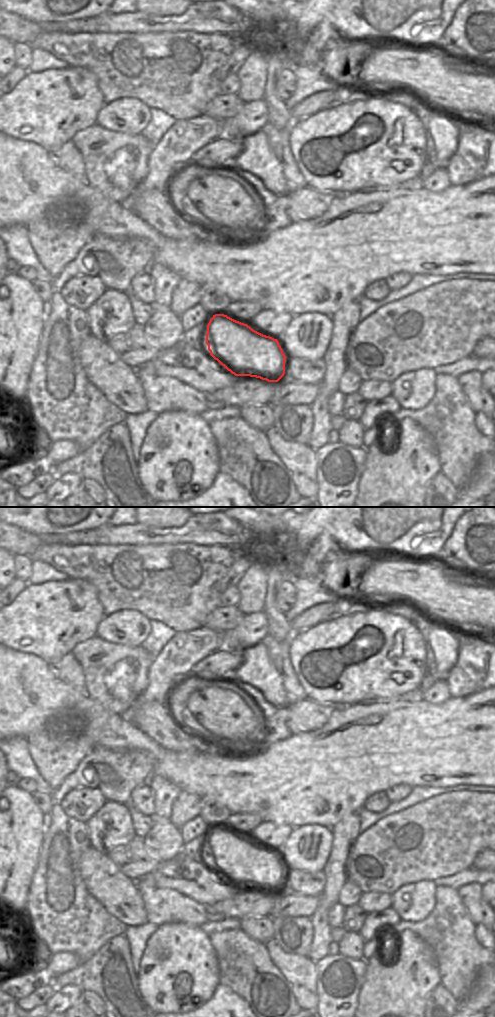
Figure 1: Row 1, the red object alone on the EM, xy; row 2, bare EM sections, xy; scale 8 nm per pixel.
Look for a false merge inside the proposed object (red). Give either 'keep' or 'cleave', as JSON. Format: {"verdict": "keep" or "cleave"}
{"verdict": "cleave"}

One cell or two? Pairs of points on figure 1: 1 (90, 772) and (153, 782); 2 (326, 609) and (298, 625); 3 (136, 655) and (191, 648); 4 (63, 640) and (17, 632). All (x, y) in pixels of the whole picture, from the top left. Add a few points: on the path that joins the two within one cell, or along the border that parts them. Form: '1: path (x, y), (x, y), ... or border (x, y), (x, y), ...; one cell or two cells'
1: border (153, 771), (147, 783); two cells
2: path (319, 613), (305, 620); one cell
3: border (153, 657), (148, 669), (147, 680); two cells
4: path (52, 632), (28, 632); one cell

